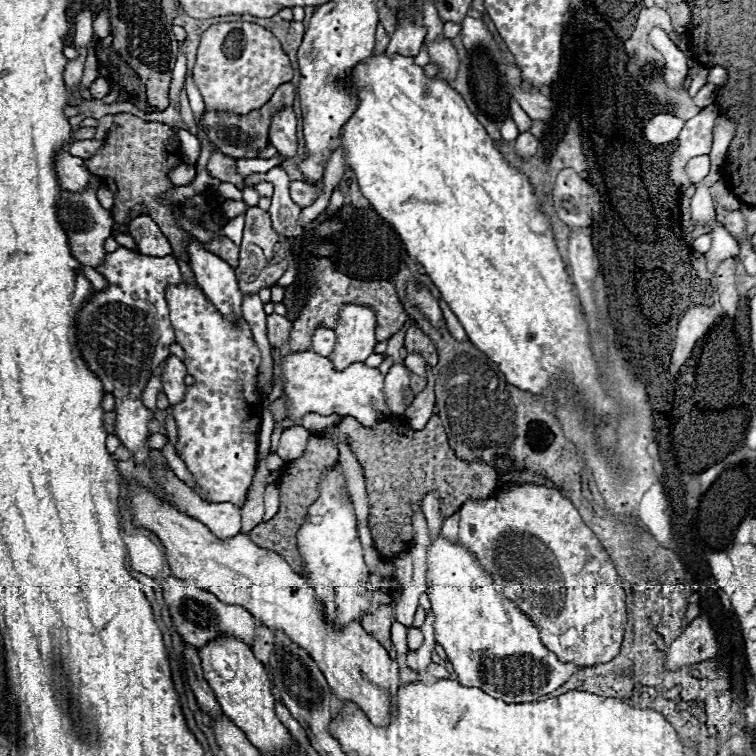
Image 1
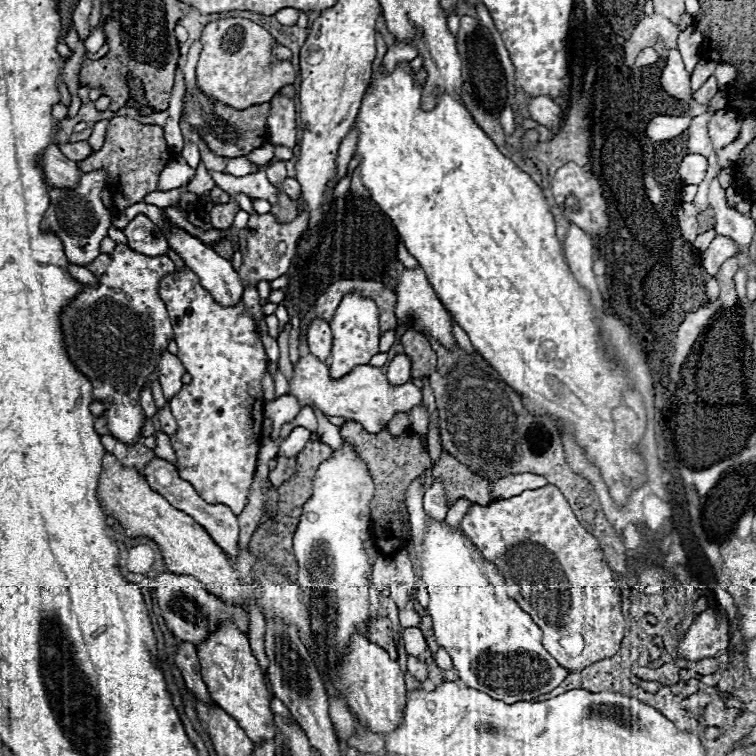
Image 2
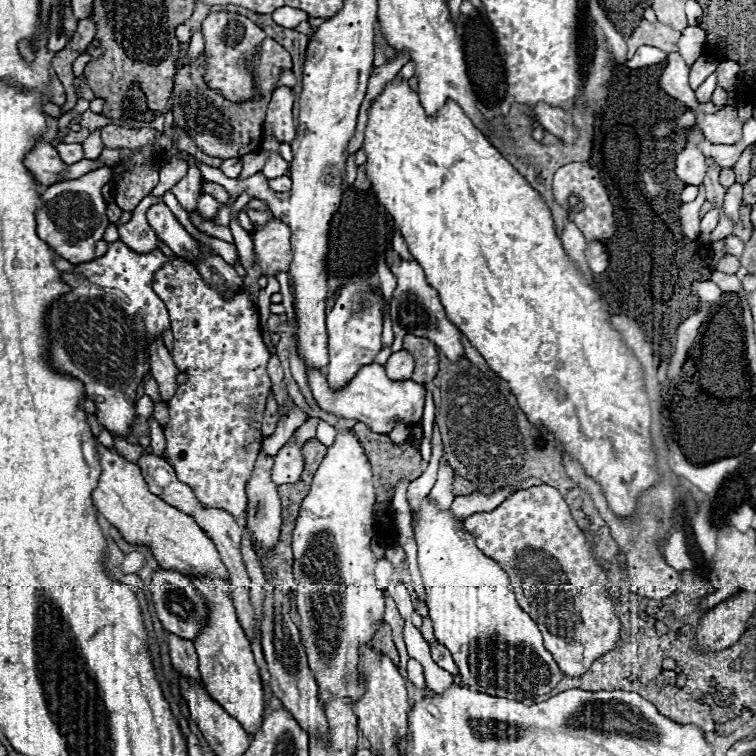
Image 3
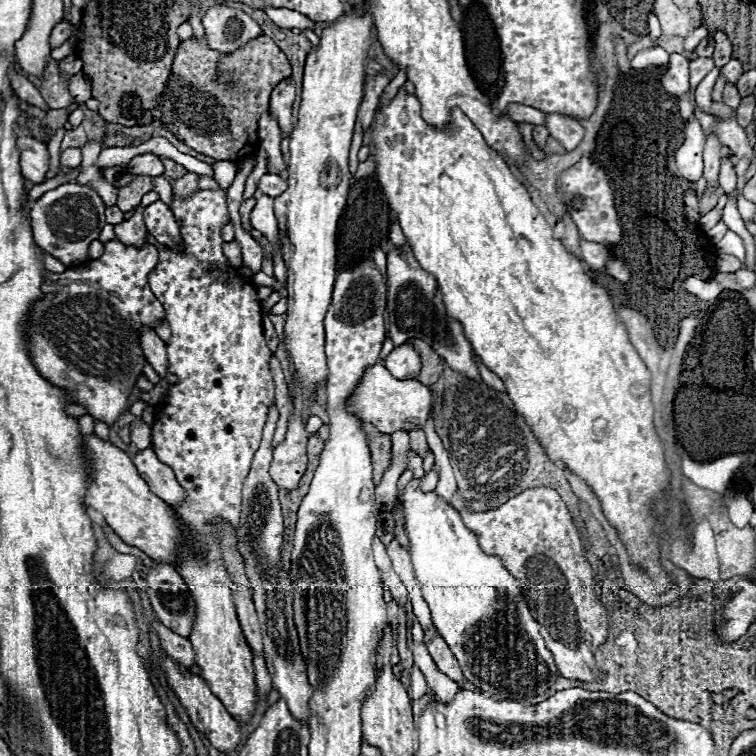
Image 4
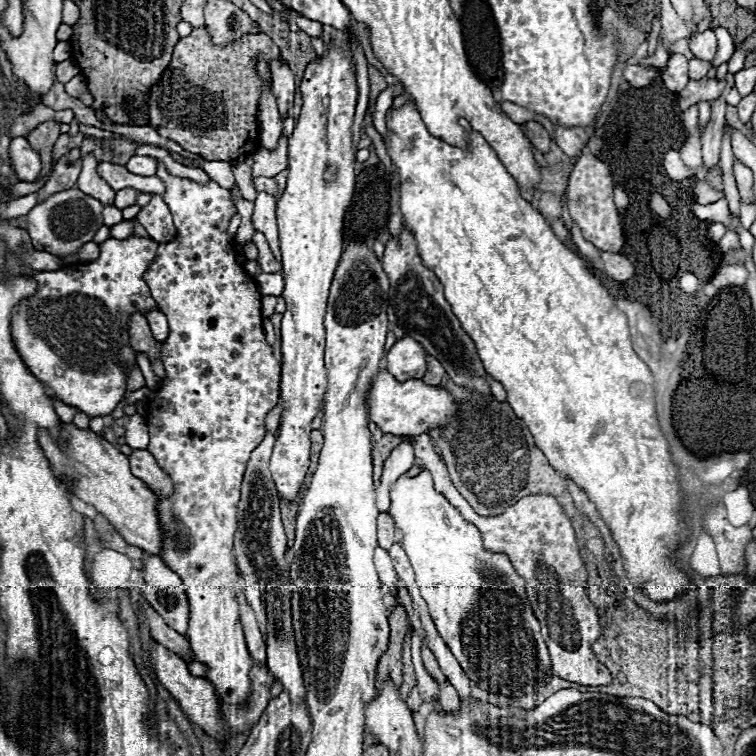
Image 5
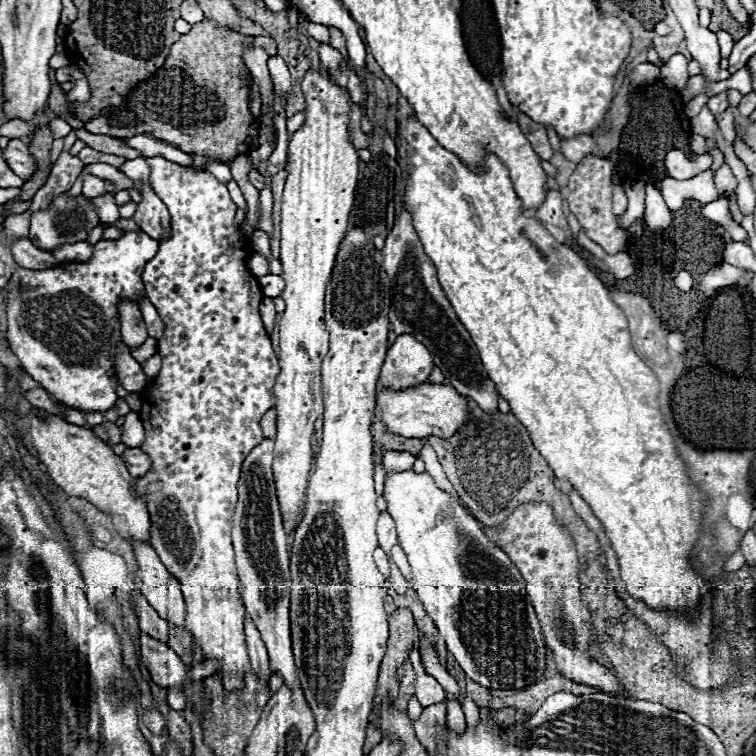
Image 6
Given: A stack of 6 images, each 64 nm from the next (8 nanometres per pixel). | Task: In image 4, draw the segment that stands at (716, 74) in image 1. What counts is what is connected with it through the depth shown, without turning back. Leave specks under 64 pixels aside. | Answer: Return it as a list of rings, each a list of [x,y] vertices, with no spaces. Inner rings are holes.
[[[730,60],[728,64],[724,64],[724,66],[720,68],[720,72],[722,72],[726,84],[736,84],[738,78],[742,76],[742,64],[740,64],[738,60]]]

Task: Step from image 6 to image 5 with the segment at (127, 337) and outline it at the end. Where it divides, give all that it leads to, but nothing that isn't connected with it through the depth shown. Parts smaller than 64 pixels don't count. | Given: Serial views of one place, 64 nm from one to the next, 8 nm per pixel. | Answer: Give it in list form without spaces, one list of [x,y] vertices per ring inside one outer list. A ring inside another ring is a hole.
[[[140,312],[132,314],[130,320],[134,320],[134,322],[130,322],[130,328],[128,328],[132,348],[136,348],[138,352],[146,352],[152,362],[160,360],[162,358],[162,342],[158,342],[152,336],[152,332],[148,328],[148,320]]]

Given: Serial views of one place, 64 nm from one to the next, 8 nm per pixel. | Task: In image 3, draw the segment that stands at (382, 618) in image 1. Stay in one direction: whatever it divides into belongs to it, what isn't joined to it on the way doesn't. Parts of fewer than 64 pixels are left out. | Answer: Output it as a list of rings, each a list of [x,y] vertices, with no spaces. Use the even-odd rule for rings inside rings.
[[[382,622],[382,624],[378,626],[378,632],[372,636],[370,646],[372,646],[376,652],[382,652],[382,654],[390,656],[392,662],[398,664],[398,652],[396,652],[396,646],[394,646],[394,642],[392,642],[392,630],[390,630],[390,626],[388,626],[386,622]]]

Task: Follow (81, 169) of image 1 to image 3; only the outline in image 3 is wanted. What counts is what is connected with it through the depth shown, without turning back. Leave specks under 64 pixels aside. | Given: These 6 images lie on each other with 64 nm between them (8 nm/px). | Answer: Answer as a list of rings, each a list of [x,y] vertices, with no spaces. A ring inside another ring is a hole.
[[[50,142],[36,144],[36,148],[26,156],[24,164],[34,174],[34,178],[44,186],[60,182],[60,174],[68,170],[68,164],[60,160],[58,150]]]

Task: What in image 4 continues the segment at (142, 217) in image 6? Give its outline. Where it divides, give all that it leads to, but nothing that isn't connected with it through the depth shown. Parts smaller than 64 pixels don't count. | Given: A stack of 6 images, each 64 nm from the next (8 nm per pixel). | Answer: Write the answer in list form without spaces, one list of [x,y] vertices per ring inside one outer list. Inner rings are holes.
[[[156,200],[144,210],[144,222],[148,226],[148,232],[164,246],[172,250],[184,250],[184,238],[180,234],[180,226],[172,214],[172,210]]]

